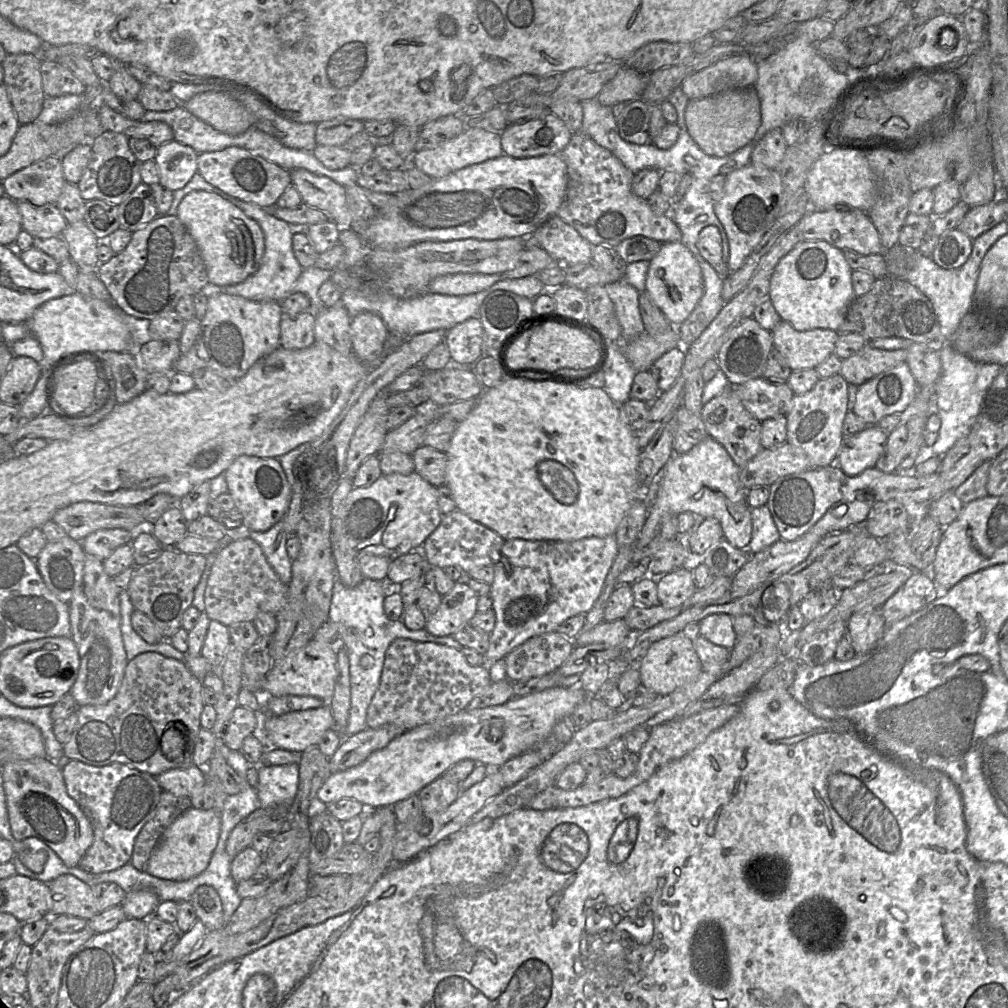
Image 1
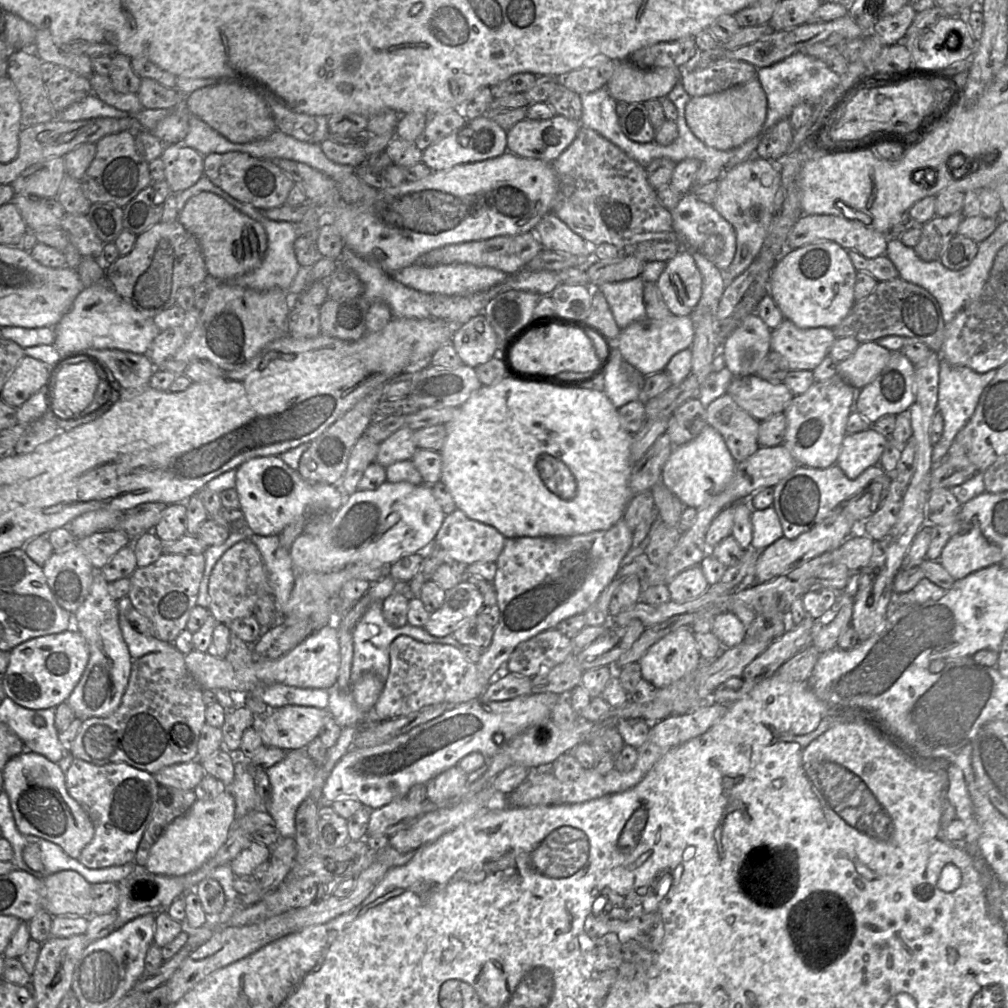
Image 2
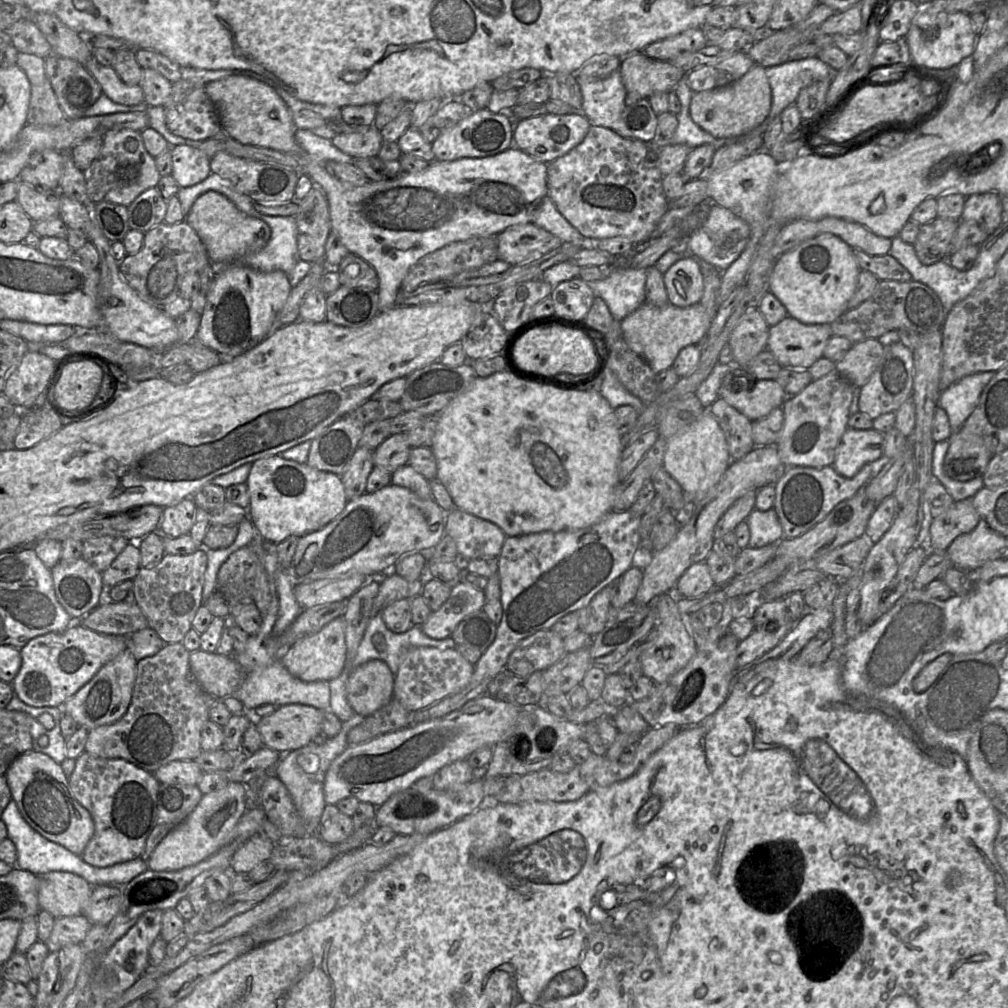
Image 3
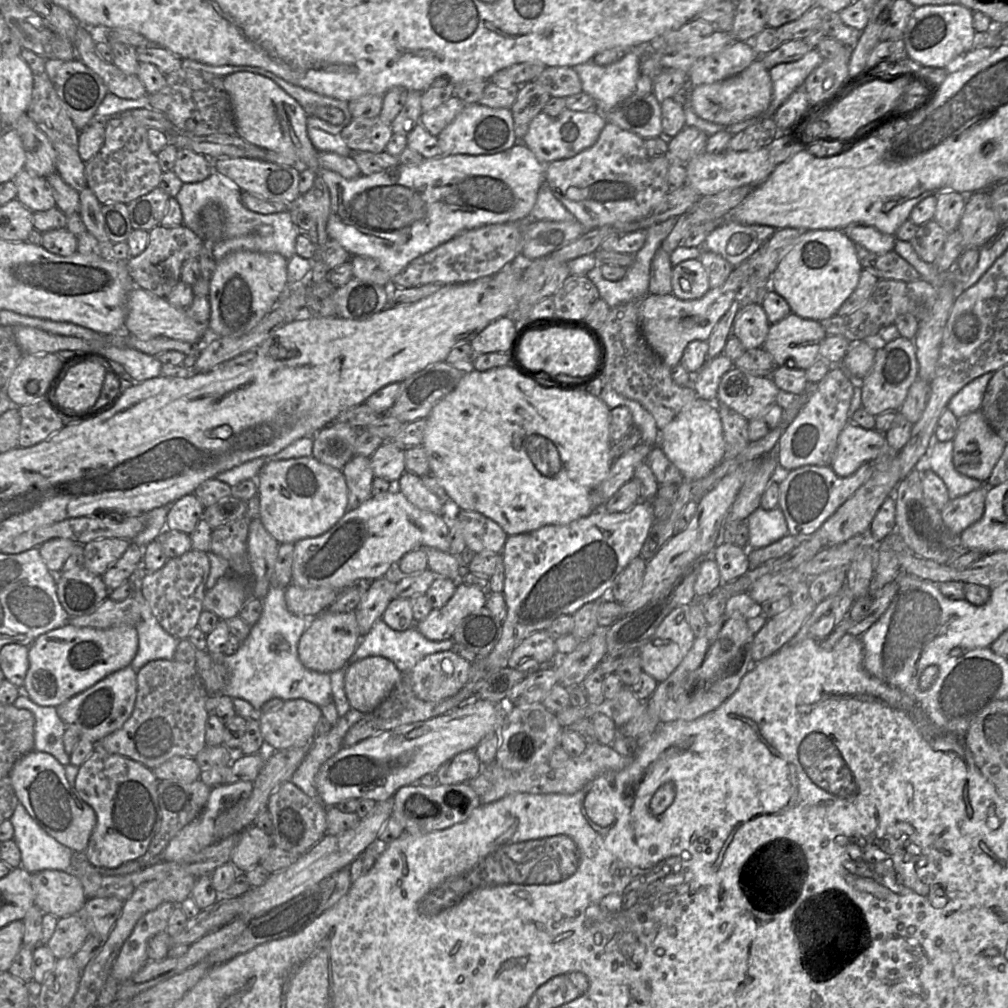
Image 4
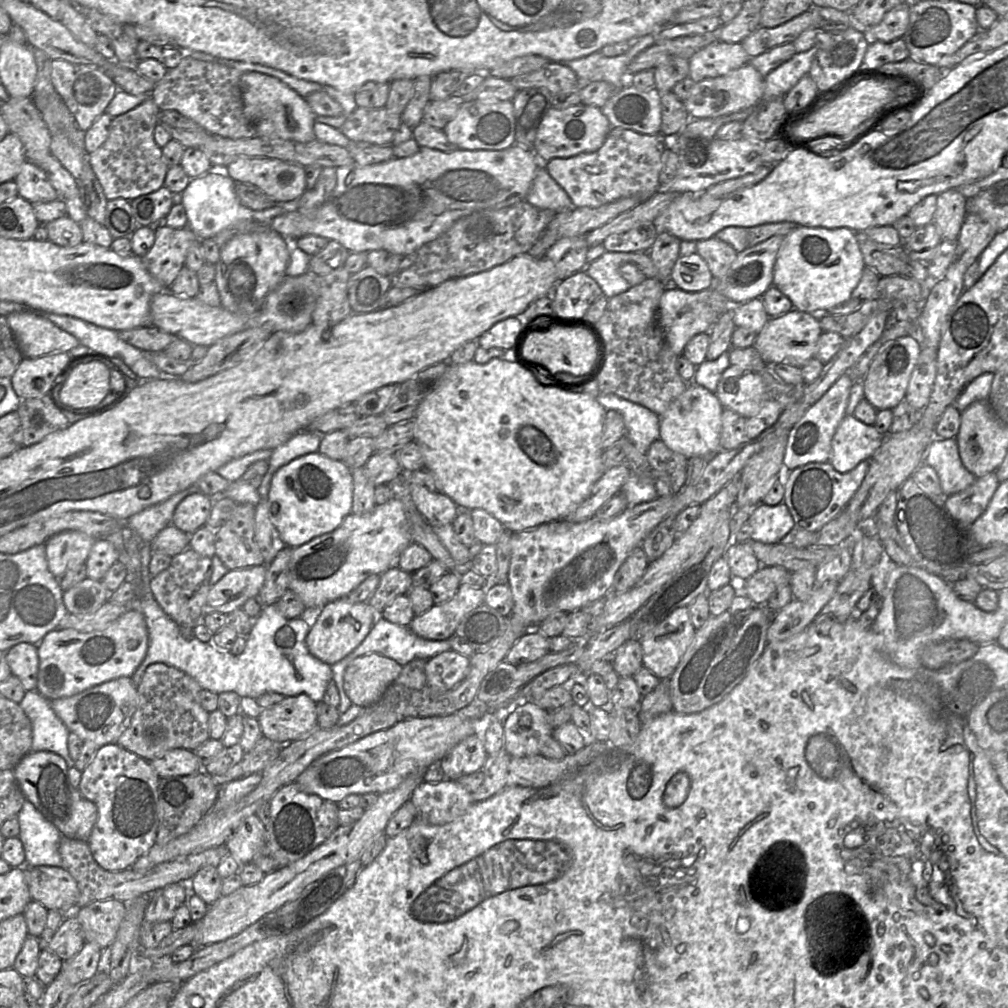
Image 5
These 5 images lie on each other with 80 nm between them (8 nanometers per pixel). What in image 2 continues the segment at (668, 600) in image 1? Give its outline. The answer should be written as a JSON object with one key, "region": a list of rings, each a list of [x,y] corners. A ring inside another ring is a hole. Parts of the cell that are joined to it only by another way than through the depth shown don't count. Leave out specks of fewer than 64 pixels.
{"region":[[[700,565],[690,567],[679,573],[667,584],[670,601],[684,603],[701,596],[708,589],[709,584]]]}

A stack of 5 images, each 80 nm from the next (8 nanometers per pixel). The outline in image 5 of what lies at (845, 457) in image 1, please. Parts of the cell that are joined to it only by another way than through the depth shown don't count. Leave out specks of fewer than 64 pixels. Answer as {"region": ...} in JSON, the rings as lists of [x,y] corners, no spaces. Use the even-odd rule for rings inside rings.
{"region":[[[845,415],[832,438],[830,464],[847,473],[860,462],[870,460],[882,444],[884,435],[853,415]]]}

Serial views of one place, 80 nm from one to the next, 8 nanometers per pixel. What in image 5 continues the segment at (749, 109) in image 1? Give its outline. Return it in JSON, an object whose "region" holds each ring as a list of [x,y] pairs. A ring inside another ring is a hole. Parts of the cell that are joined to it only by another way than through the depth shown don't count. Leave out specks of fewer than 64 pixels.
{"region":[[[748,62],[727,74],[694,83],[683,103],[692,118],[717,118],[758,105],[762,101],[764,88],[765,77]]]}

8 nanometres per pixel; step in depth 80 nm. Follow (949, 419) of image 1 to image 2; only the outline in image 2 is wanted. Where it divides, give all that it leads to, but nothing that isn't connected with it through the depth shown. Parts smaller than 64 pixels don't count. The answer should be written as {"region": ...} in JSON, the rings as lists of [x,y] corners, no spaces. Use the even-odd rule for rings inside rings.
{"region":[[[940,358],[937,412],[943,417],[944,427],[940,440],[933,446],[932,469],[948,454],[957,433],[973,415],[983,390],[994,378],[996,371],[976,373],[968,367],[953,366]]]}

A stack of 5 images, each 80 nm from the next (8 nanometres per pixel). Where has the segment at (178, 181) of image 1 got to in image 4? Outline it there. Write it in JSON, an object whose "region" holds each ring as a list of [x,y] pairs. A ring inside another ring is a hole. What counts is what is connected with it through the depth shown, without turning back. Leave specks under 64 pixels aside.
{"region":[[[187,148],[178,149],[172,170],[183,183],[203,181],[214,172],[209,158]]]}

